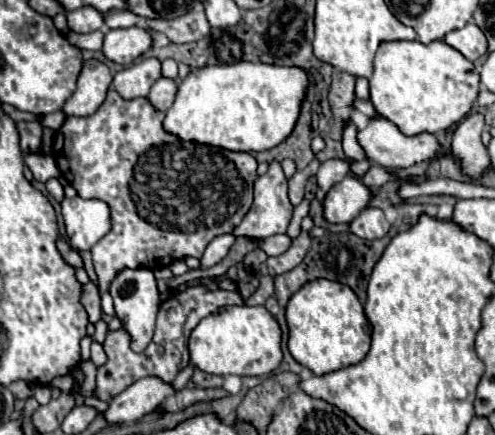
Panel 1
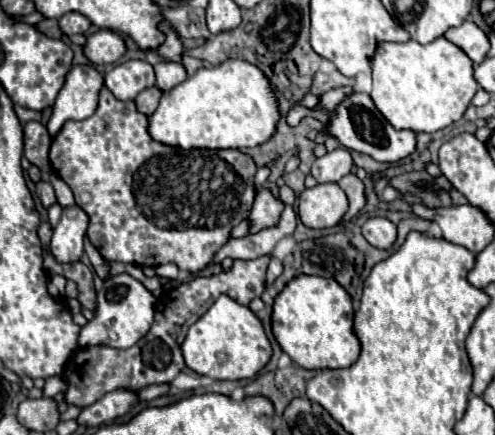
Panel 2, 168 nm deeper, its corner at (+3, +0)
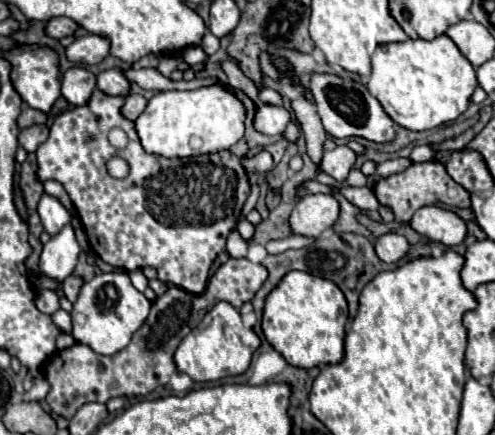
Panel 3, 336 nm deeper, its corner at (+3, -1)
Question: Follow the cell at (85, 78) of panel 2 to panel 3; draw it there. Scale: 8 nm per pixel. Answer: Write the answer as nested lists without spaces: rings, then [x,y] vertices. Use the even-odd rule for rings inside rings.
[[[75,66],[75,68],[69,68],[63,74],[61,94],[69,104],[85,106],[89,102],[89,98],[91,98],[91,92],[95,90],[95,86],[97,86],[95,74],[81,68],[81,66]]]

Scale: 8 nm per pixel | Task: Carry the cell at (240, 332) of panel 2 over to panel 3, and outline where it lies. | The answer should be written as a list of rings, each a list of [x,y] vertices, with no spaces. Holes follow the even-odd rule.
[[[217,302],[205,314],[201,324],[181,340],[179,348],[175,350],[175,364],[179,372],[191,376],[195,382],[215,382],[227,376],[243,374],[259,346],[259,336],[251,328],[243,326],[241,314],[229,302]]]

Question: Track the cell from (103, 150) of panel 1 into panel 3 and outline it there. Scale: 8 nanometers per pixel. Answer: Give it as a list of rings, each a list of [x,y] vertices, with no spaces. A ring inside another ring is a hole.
[[[95,90],[91,100],[83,108],[71,108],[59,114],[51,126],[49,138],[37,148],[39,180],[45,182],[53,178],[63,184],[73,206],[79,212],[89,244],[101,256],[101,260],[111,266],[121,266],[129,272],[151,266],[157,270],[159,280],[175,284],[191,294],[201,294],[207,284],[213,260],[219,252],[225,250],[229,234],[237,228],[241,220],[241,210],[251,192],[247,172],[243,170],[241,158],[237,158],[229,150],[193,156],[193,162],[191,158],[165,158],[147,154],[139,142],[135,122],[127,120],[121,112],[123,104],[125,98],[107,96],[101,90]],[[111,128],[123,128],[127,132],[129,144],[123,150],[117,150],[109,144],[107,134]],[[115,156],[125,158],[125,162],[129,164],[129,174],[121,180],[113,178],[107,172],[107,162]]]

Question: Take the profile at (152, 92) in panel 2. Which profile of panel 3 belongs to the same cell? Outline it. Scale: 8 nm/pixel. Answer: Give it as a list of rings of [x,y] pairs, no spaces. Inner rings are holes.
[[[129,94],[125,98],[125,106],[121,108],[121,112],[129,120],[137,120],[141,116],[141,112],[145,110],[145,106],[147,106],[147,98],[145,96],[141,96],[141,94]]]

